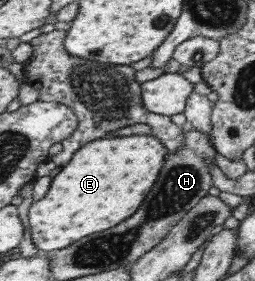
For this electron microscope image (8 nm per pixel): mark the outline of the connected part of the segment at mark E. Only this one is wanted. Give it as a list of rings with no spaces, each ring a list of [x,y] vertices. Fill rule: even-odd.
[[[148,132],[142,136],[110,136],[84,146],[78,152],[78,156],[74,156],[74,160],[64,167],[62,174],[55,176],[50,194],[43,200],[34,202],[30,209],[31,232],[37,248],[40,252],[53,254],[90,234],[114,228],[120,222],[132,218],[142,208],[150,190],[156,186],[162,168],[169,162],[169,153],[169,148],[164,142],[156,136],[149,135]]]

